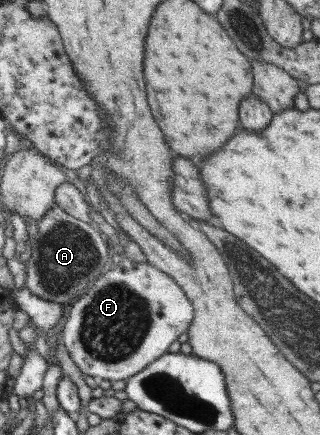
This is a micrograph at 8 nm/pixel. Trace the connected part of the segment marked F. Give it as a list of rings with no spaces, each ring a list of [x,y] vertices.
[[[130,259],[99,277],[87,294],[68,306],[67,312],[69,316],[64,323],[63,342],[72,361],[83,374],[109,382],[128,381],[167,354],[169,346],[189,330],[195,316],[194,303],[191,304],[186,292],[169,274],[149,262],[135,263]]]

